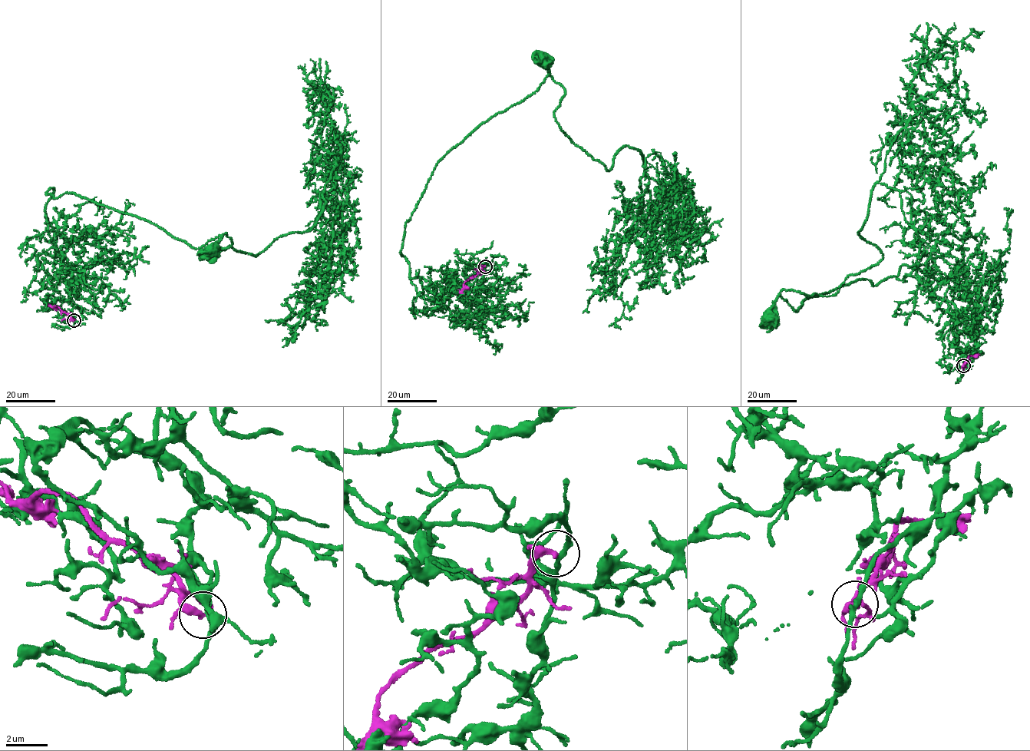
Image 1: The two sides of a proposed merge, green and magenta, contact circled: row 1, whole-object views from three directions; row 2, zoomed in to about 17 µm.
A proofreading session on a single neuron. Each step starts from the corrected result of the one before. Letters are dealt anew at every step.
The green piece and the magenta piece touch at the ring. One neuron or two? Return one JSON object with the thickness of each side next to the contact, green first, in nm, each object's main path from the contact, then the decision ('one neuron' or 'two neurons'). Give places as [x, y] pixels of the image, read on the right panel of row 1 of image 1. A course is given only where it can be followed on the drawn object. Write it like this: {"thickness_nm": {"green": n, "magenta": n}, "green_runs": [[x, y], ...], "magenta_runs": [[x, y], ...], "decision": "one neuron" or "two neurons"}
{"thickness_nm": {"green": 240, "magenta": 240}, "green_runs": [[964, 365], [975, 328], [905, 265], [875, 285], [857, 279], [811, 296], [795, 311], [778, 296], [768, 318]], "magenta_runs": [[964, 365], [968, 356], [975, 356], [974, 354]], "decision": "two neurons"}

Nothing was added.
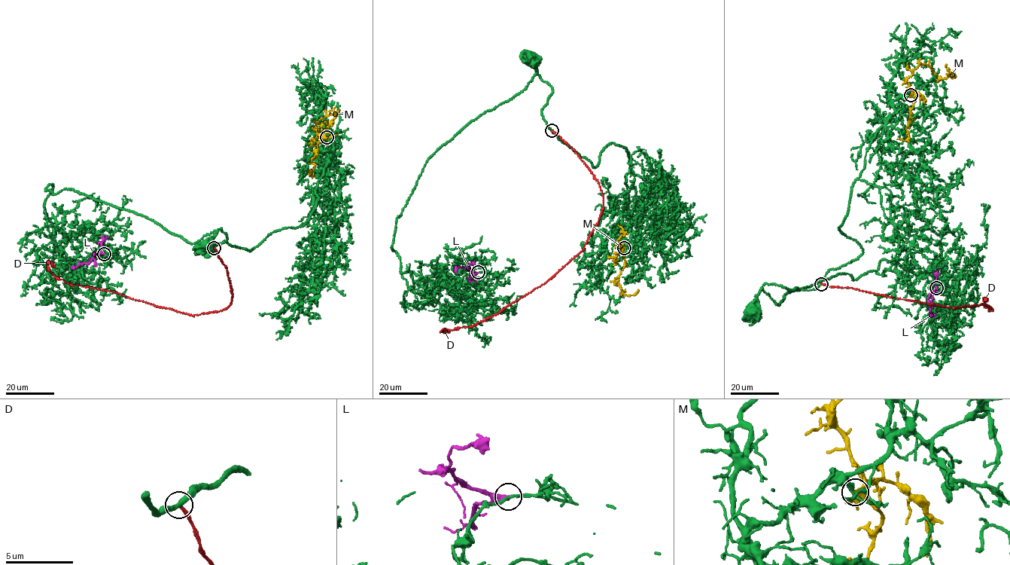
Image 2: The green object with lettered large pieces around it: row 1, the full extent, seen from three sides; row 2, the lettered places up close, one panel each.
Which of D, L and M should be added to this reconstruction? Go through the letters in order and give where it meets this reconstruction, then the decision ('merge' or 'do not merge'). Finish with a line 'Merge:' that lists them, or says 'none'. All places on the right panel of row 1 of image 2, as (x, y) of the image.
D: (821, 284) | do not merge
L: (936, 288) | do not merge
M: (911, 95) | merge
Merge: M

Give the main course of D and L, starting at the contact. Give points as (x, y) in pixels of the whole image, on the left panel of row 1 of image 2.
D: (214, 248), (226, 267), (232, 302), (224, 309), (194, 316), (72, 285), (57, 279), (47, 262), (55, 267)
L: (104, 254), (97, 253), (86, 263), (72, 268)

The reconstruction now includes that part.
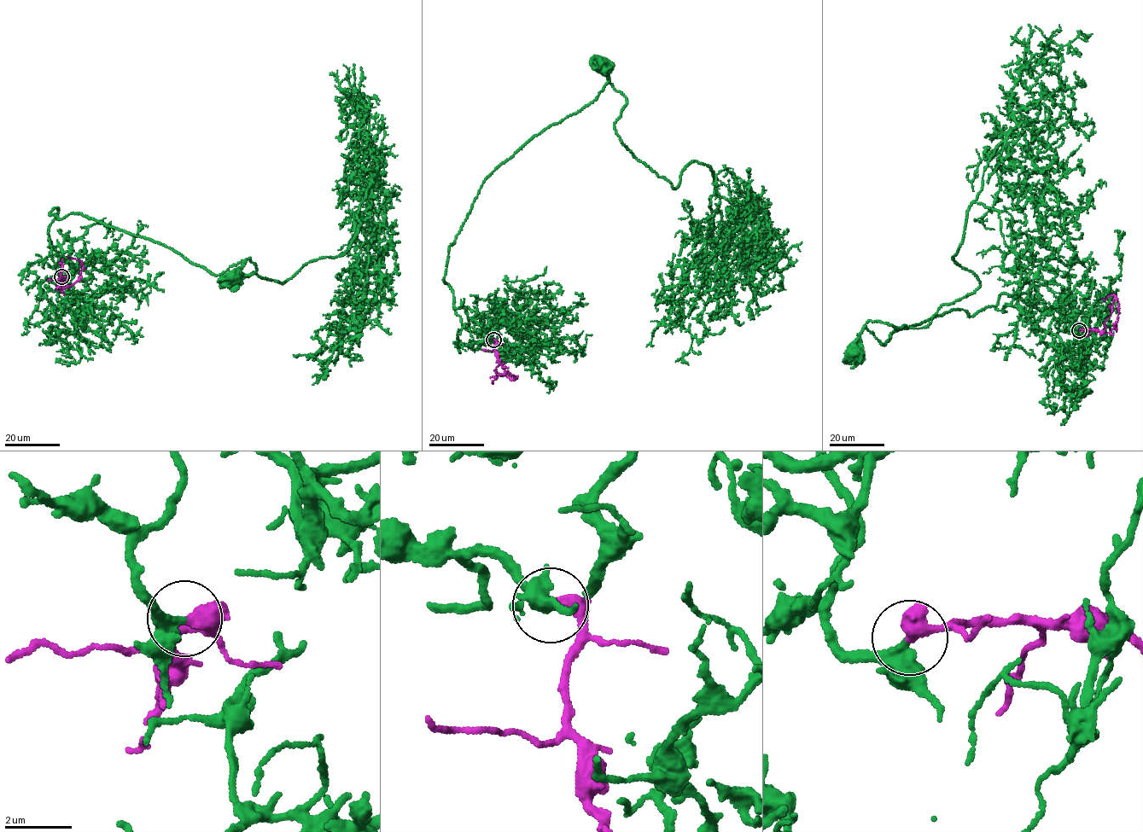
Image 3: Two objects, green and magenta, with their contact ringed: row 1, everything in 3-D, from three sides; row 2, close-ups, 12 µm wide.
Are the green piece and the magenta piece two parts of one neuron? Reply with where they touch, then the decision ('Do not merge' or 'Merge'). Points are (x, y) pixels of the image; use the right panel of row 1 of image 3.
Place: (1079, 330). Merge

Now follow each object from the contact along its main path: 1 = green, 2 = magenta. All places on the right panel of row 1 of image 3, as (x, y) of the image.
1: (1080, 331), (1073, 311), (1005, 293), (971, 316), (950, 310), (900, 328), (883, 345), (864, 328), (853, 352)
2: (1080, 330), (1107, 333), (1114, 328), (1119, 311), (1116, 296), (1109, 295), (1101, 299)

